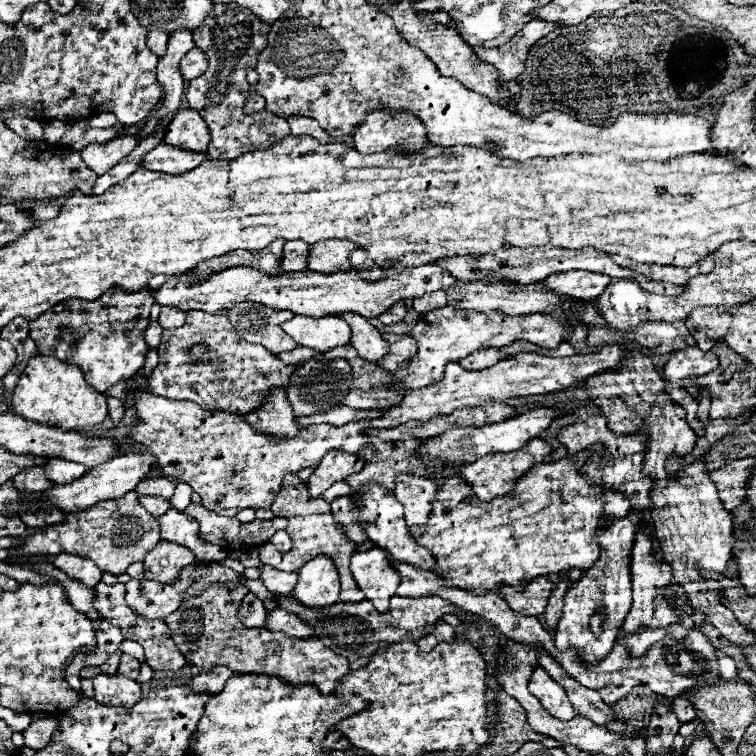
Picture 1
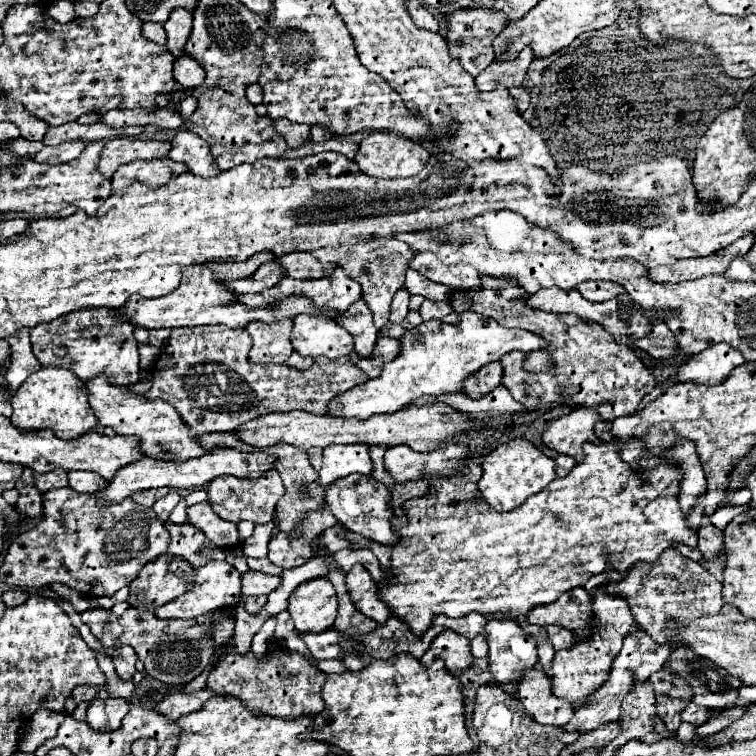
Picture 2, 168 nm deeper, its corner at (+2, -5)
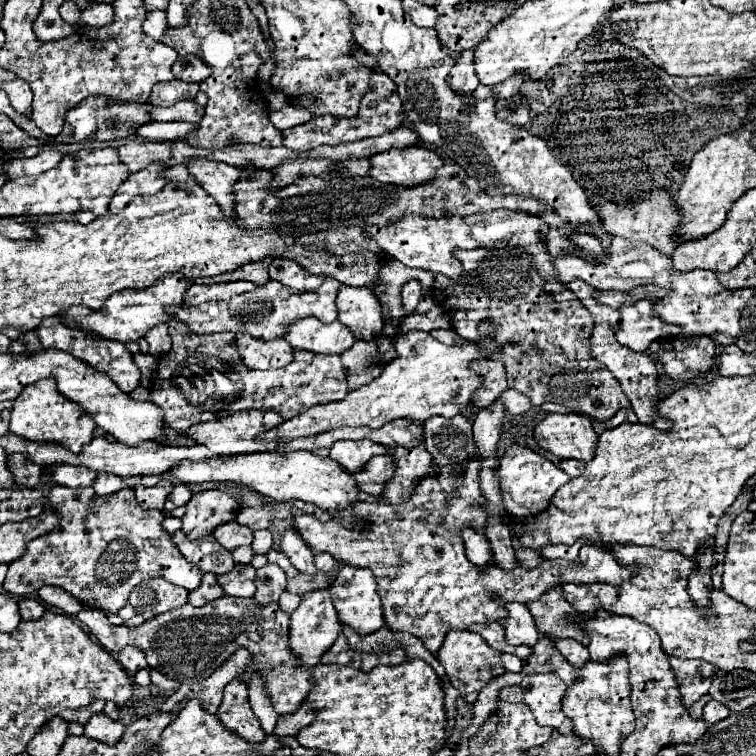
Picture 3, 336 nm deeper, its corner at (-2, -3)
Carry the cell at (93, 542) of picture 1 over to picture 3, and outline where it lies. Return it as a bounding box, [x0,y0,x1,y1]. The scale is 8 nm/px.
[4,486,202,614]

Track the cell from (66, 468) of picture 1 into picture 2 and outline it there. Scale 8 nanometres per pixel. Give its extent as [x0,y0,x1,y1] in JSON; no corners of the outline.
[68,472,106,494]

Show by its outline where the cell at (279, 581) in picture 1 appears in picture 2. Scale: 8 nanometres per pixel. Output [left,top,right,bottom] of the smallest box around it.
[242,570,280,596]

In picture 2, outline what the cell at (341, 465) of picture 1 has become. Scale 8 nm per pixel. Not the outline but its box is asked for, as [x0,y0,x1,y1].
[320,444,372,488]

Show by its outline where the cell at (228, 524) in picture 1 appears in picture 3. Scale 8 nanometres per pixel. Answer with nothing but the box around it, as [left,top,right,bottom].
[214,522,253,550]

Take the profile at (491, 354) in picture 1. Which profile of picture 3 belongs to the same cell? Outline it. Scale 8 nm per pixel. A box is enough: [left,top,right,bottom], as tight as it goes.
[472,358,508,408]

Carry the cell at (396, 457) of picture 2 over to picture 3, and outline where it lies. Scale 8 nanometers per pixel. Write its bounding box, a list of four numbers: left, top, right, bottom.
[354,454,396,496]

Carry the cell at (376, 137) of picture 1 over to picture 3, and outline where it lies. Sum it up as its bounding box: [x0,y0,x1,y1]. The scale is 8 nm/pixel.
[370,146,444,188]

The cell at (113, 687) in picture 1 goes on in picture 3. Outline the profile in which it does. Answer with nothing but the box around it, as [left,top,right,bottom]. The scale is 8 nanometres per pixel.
[84,714,124,744]

